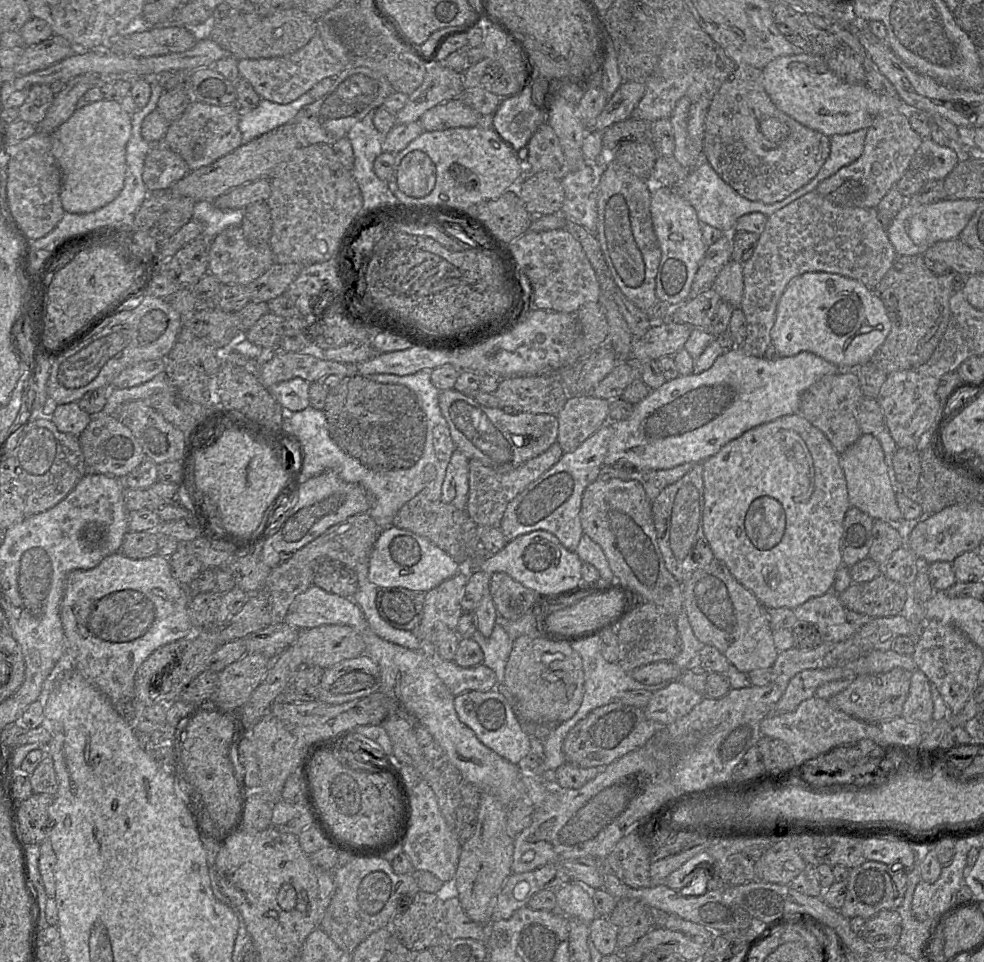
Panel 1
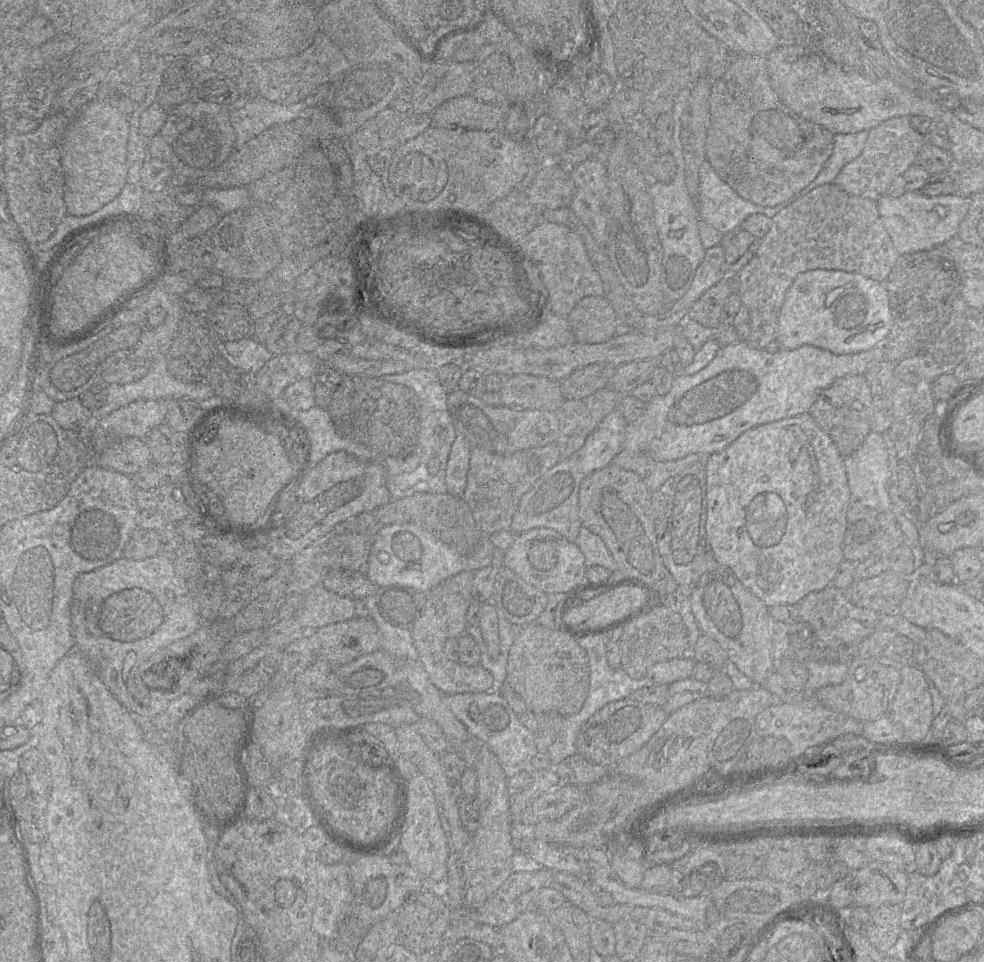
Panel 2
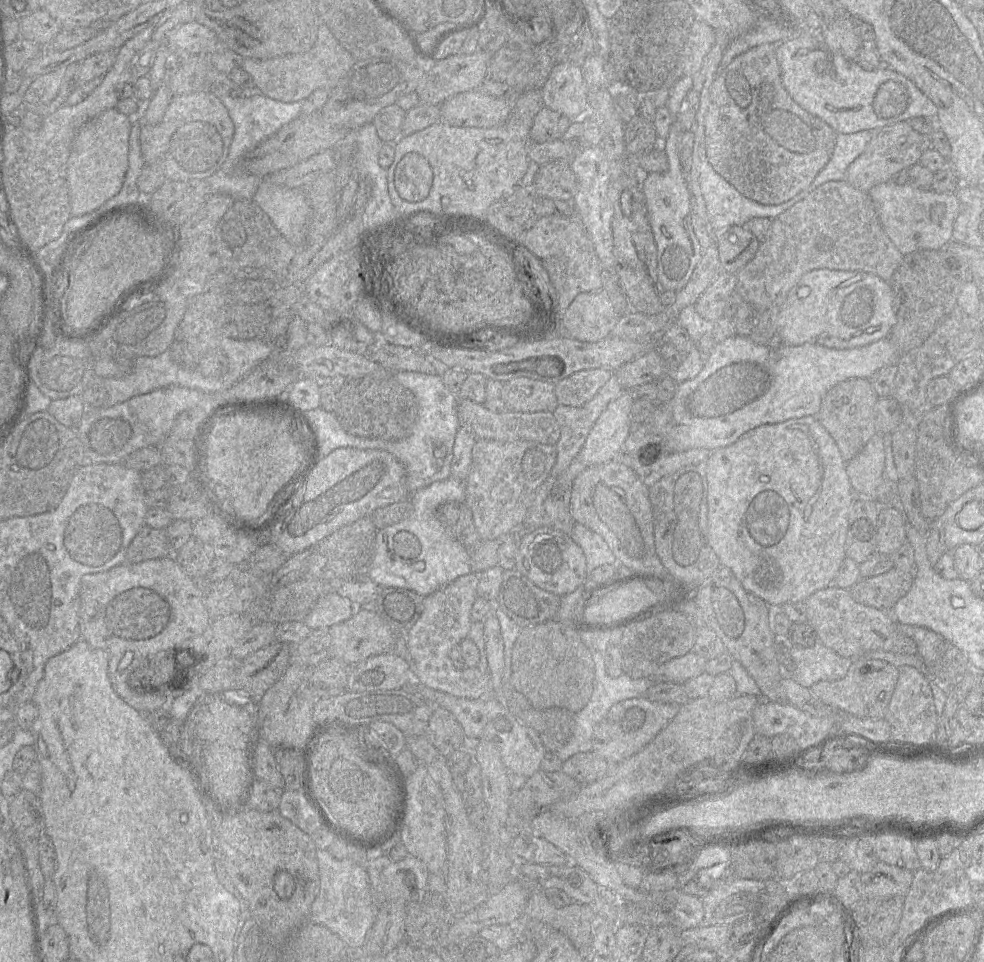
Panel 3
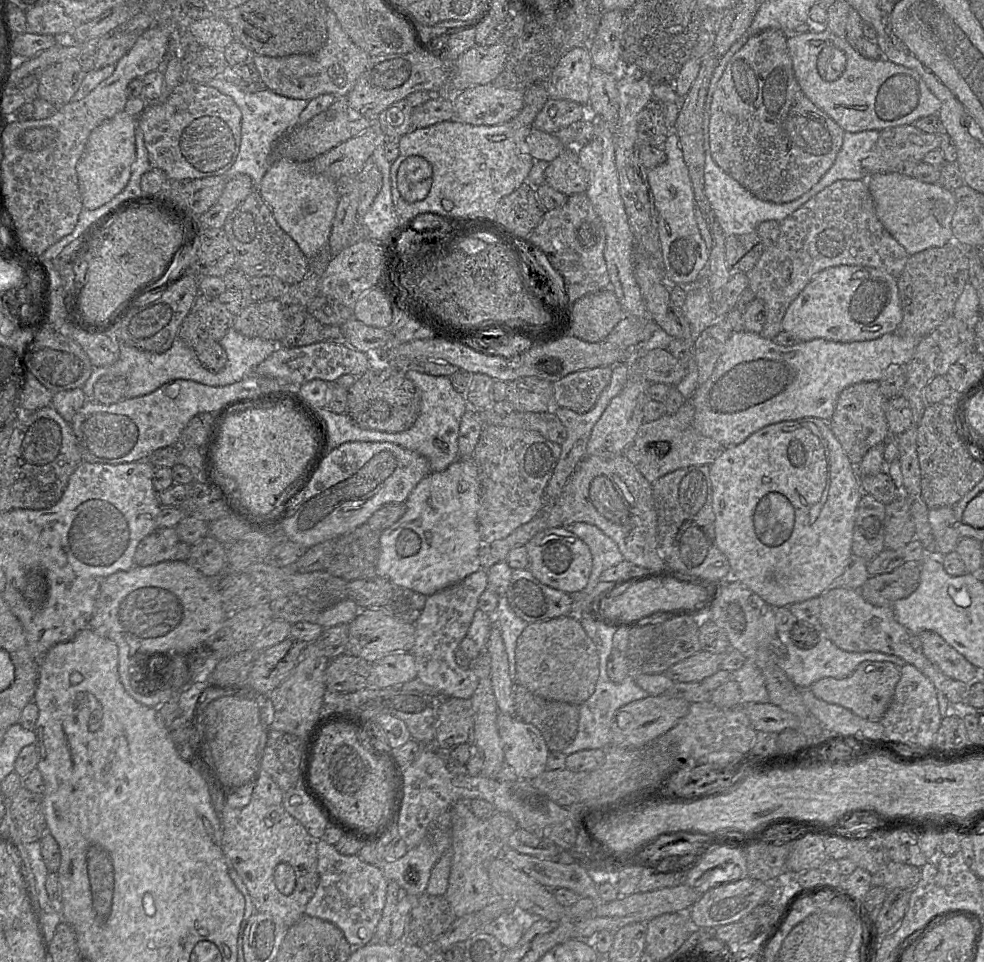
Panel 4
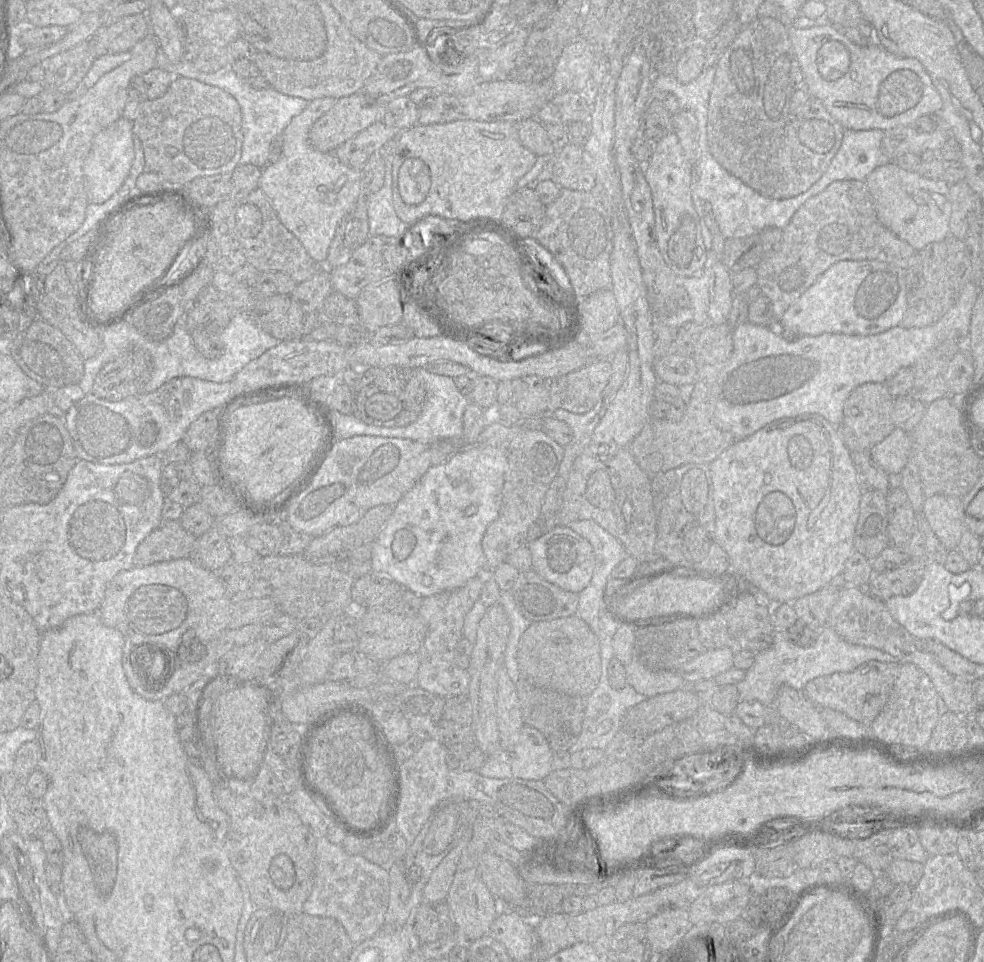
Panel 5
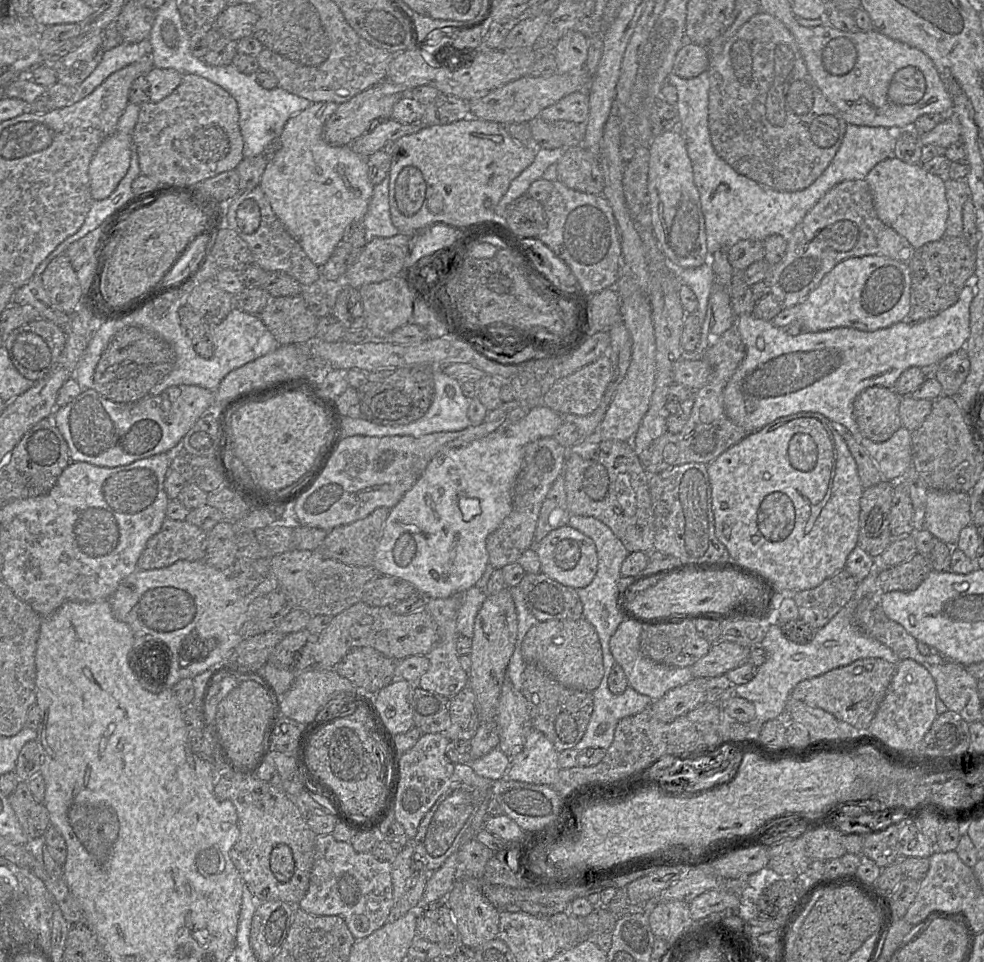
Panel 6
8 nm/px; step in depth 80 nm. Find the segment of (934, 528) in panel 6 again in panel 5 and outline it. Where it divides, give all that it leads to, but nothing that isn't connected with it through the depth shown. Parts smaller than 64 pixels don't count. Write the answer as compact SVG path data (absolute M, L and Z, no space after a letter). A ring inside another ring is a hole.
M948 495L926 497L922 514L943 546L948 551L957 549L962 534L967 530L962 497Z

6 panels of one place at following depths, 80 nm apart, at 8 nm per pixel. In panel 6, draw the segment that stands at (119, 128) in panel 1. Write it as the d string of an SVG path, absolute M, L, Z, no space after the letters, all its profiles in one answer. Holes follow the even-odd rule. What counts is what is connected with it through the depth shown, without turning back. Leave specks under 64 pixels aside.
M115 131L96 150L88 169L93 200L103 200L110 196L127 173L131 142L132 134Z

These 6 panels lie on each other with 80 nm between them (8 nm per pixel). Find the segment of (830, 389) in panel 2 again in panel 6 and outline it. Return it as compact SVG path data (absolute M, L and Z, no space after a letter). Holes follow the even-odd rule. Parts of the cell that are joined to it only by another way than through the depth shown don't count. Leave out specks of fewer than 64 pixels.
M872 386L857 395L853 415L860 434L873 442L888 440L902 427L899 415L901 397L893 388Z

